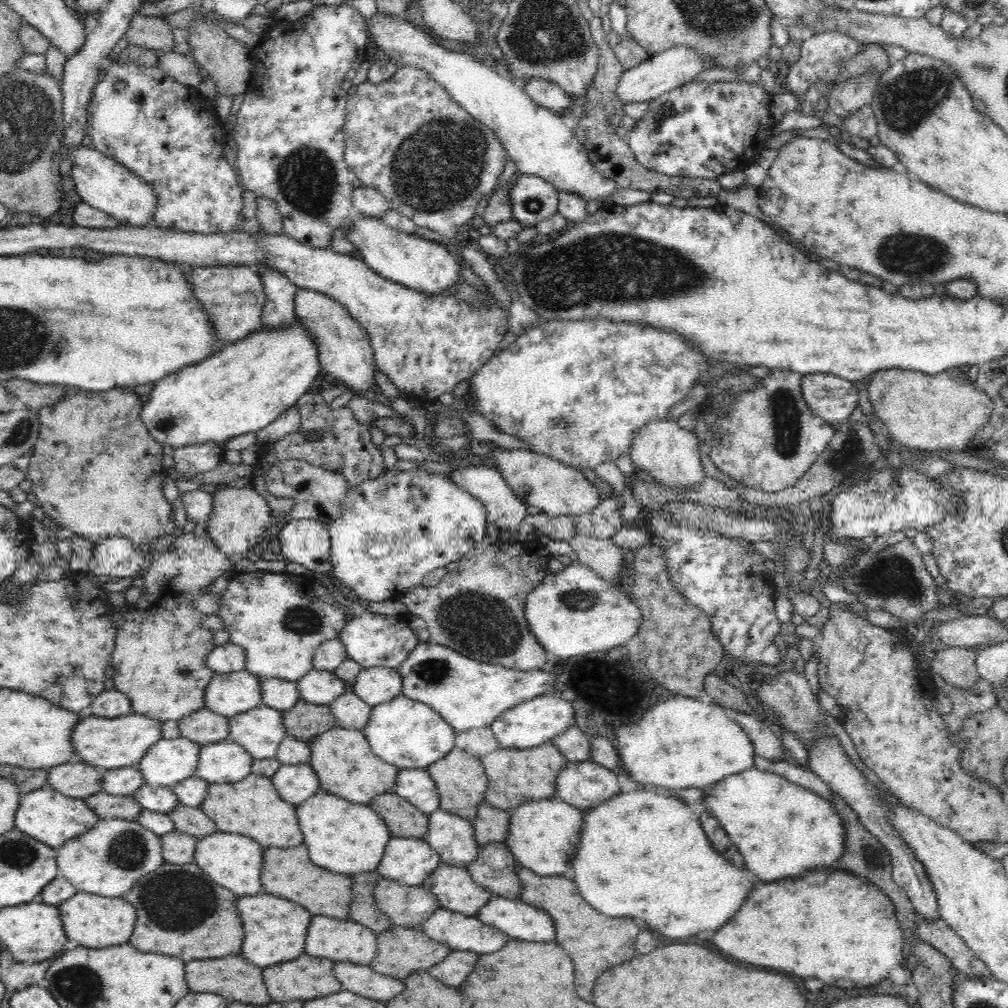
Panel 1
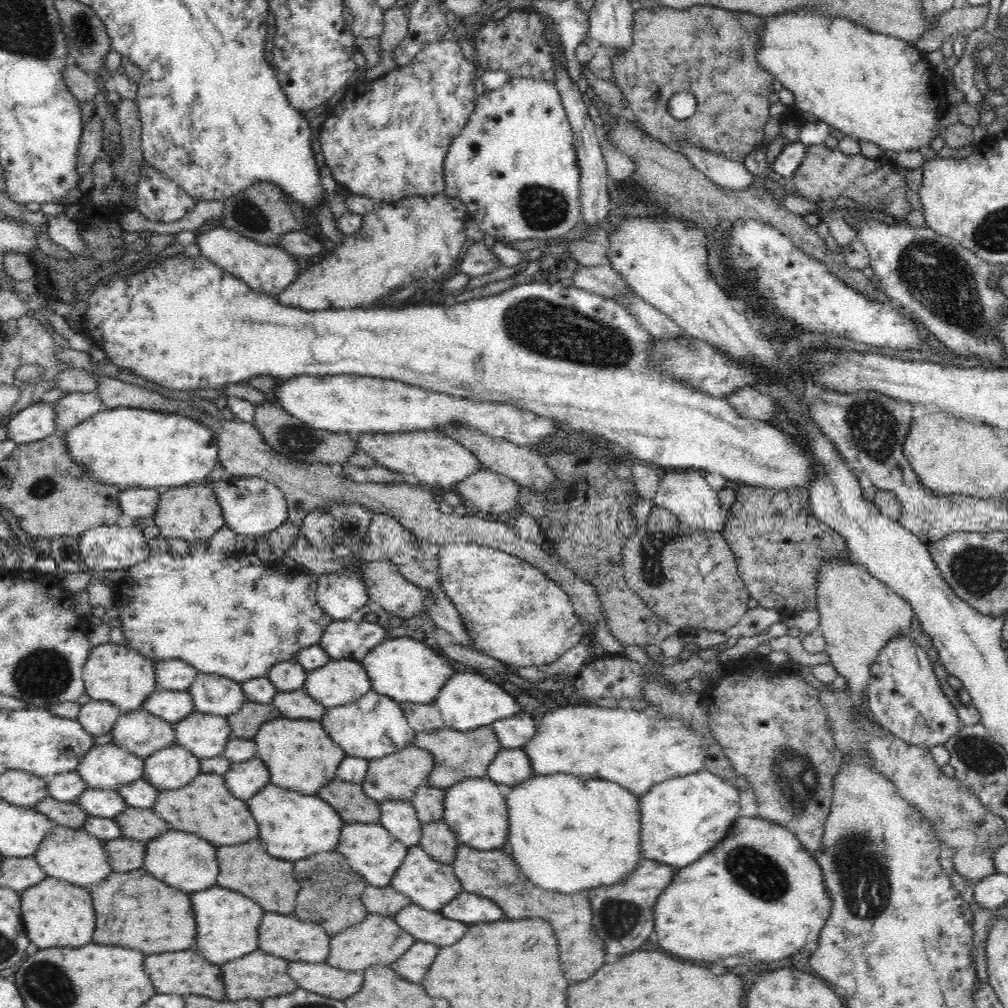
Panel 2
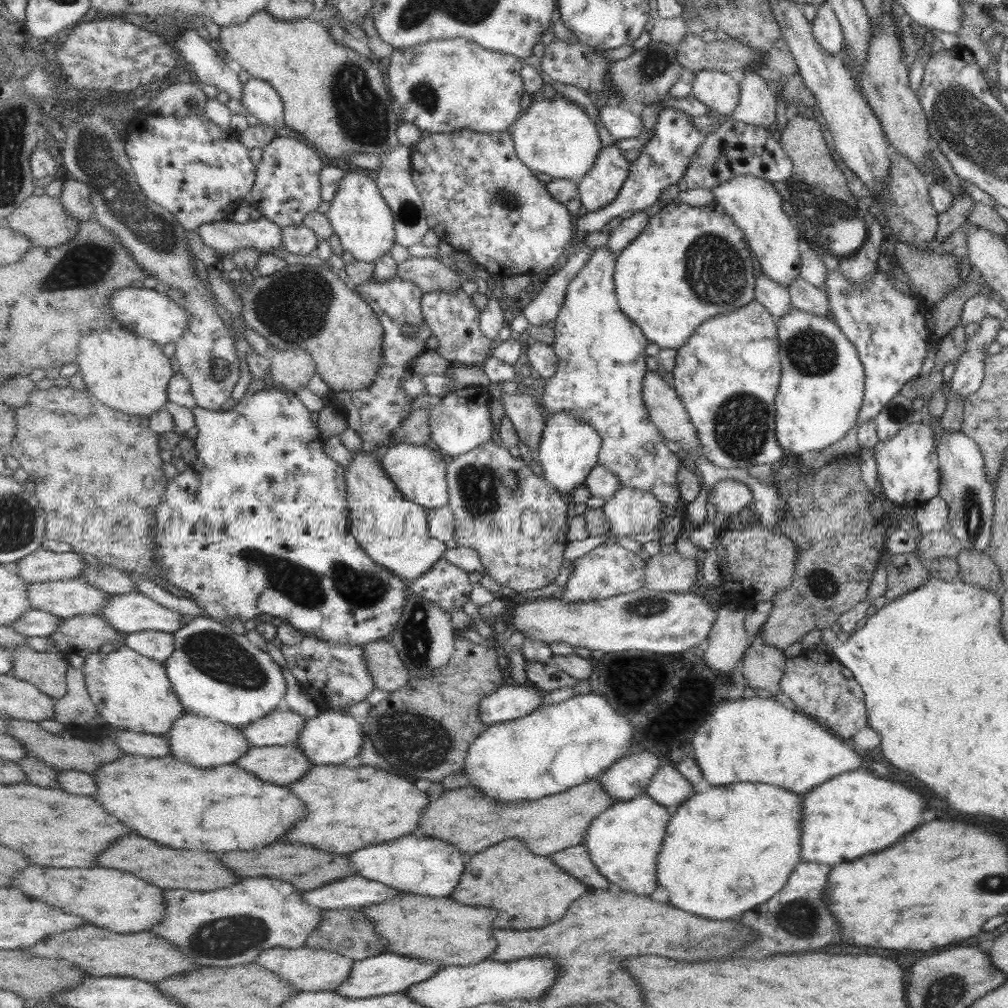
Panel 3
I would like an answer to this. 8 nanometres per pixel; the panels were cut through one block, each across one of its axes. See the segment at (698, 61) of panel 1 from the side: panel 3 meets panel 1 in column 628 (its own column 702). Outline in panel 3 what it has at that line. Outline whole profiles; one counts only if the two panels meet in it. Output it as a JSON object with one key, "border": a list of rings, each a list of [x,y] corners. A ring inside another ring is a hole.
{"border":[[[714,69],[697,72],[692,93],[698,97],[701,104],[726,117],[731,117],[741,103],[740,82],[728,73]]]}

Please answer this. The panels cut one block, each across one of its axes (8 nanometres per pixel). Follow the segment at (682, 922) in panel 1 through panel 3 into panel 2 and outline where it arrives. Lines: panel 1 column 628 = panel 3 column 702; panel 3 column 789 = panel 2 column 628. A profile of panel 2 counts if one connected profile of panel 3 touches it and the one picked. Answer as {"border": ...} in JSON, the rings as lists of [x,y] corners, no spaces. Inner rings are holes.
{"border":[[[563,772],[538,775],[508,786],[497,784],[506,799],[508,812],[507,849],[514,857],[520,871],[539,888],[574,894],[590,888],[610,886],[626,880],[642,860],[640,841],[640,801],[638,796],[618,783],[582,778]]]}

